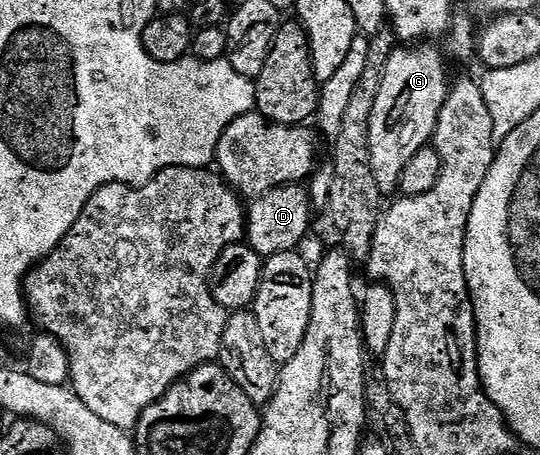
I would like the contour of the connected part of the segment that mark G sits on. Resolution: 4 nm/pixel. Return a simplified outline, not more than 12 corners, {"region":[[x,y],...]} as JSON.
{"region":[[433,46],[394,50],[375,96],[375,184],[397,190],[449,95]]}

